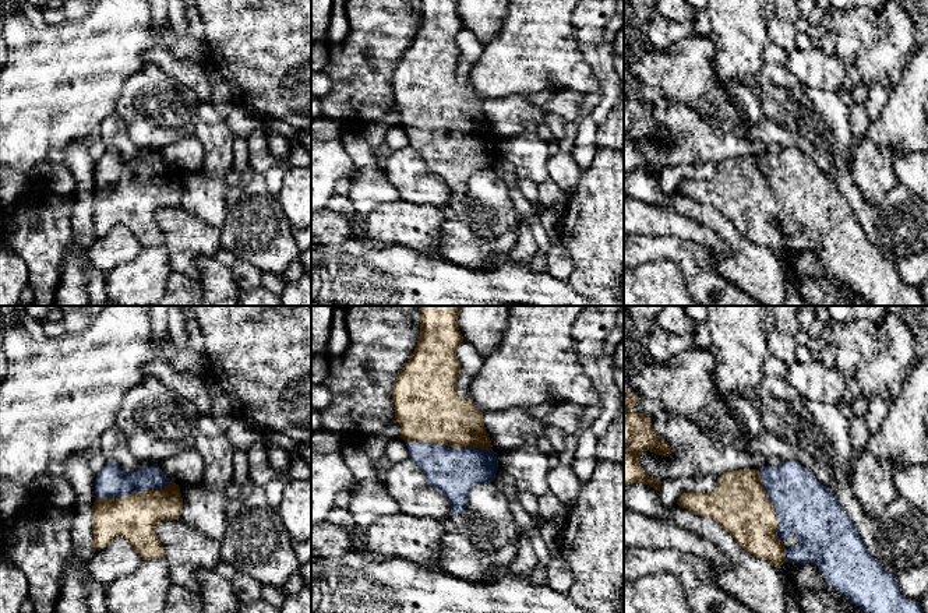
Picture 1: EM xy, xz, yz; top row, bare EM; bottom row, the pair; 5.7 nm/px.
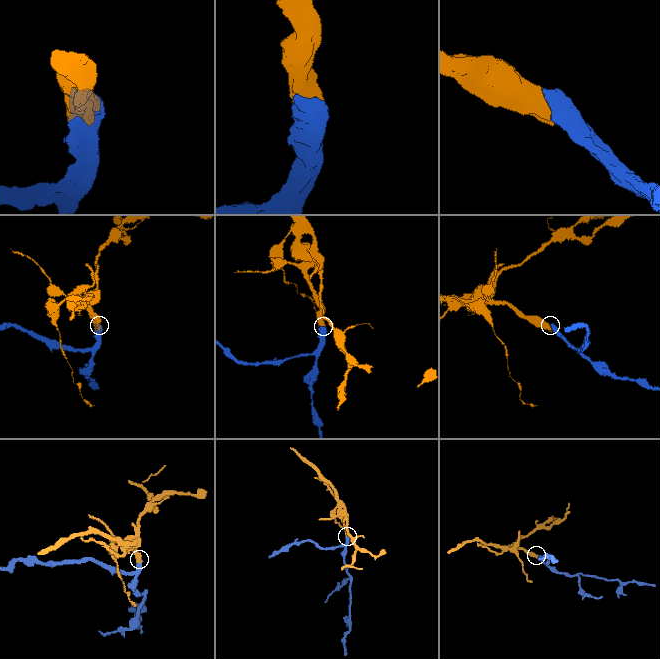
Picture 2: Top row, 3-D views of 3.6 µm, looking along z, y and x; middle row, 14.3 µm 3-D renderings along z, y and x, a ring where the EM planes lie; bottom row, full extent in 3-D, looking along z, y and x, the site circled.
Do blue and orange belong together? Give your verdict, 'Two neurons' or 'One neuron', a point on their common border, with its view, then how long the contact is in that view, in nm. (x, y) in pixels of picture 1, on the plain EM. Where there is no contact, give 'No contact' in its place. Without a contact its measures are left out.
One neuron. Touches blue at xz (450, 134). Shared border 500 nm

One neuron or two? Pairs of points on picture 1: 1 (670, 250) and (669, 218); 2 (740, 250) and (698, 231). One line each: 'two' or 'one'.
1: two
2: two

